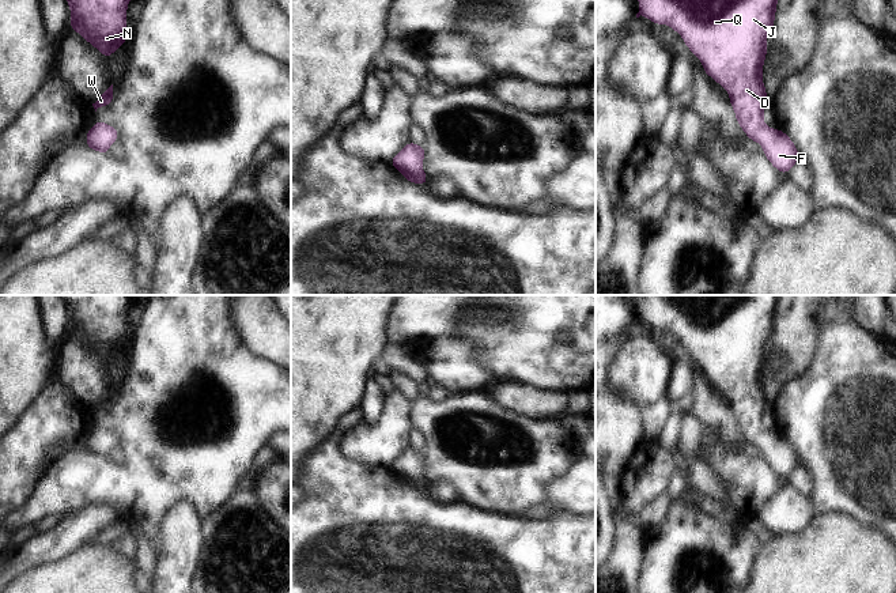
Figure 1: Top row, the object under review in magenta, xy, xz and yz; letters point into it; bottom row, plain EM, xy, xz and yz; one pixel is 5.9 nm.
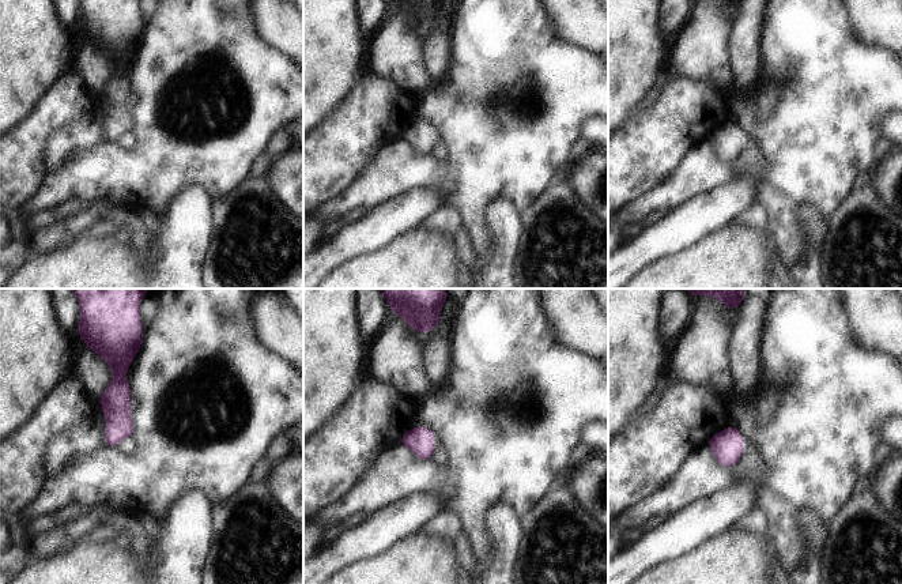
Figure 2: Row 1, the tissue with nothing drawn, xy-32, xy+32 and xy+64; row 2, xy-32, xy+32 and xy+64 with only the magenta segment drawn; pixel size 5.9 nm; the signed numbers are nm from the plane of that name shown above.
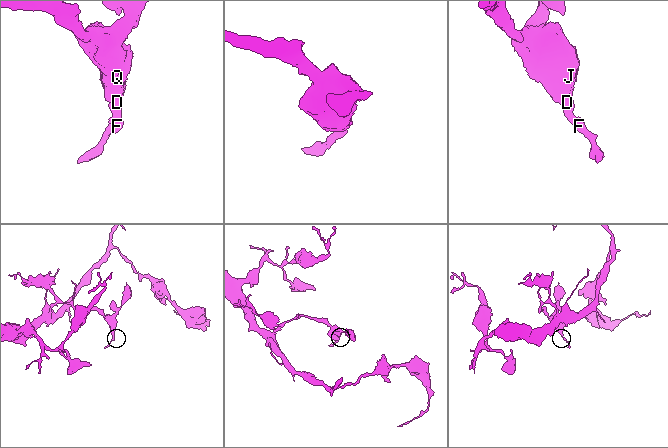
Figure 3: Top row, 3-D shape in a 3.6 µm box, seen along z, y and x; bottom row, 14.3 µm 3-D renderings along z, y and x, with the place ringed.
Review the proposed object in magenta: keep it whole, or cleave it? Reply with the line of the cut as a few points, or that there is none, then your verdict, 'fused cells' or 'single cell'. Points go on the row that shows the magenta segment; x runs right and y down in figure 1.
cut none; single cell

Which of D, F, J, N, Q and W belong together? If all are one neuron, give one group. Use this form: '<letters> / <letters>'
D F J N Q W

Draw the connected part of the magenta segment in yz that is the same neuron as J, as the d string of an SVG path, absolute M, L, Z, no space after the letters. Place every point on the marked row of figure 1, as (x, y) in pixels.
M639 0L640 15L655 24L666 23L683 35L688 48L702 60L704 71L730 92L740 126L749 139L763 146L768 160L787 173L799 155L786 133L770 129L763 122L768 101L761 69L767 53L765 35L774 30L776 0Z

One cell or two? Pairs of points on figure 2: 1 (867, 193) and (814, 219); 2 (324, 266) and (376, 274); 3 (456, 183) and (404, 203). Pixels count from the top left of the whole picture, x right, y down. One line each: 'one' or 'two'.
1: two
2: two
3: two

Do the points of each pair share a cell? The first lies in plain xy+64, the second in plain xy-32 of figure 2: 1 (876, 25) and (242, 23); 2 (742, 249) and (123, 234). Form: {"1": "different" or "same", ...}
{"1": "different", "2": "different"}

